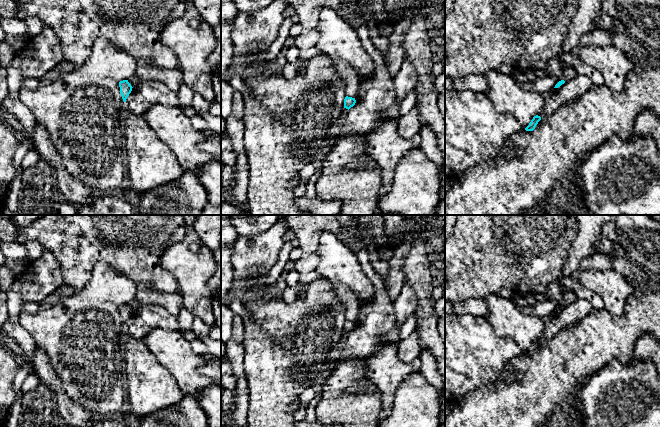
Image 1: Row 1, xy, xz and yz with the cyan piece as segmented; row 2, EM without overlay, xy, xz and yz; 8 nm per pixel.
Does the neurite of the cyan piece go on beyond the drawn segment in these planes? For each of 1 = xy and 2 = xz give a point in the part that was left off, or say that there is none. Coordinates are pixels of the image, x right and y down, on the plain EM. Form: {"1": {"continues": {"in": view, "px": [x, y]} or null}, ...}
{"1": {"continues": null}, "2": {"continues": null}}

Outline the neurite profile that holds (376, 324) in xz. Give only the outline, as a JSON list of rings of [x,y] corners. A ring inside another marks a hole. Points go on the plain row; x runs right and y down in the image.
[[[358,237],[350,249],[357,257],[362,270],[373,284],[374,296],[360,307],[356,327],[348,334],[338,362],[347,355],[365,358],[382,343],[394,343],[398,348],[400,327],[393,314],[393,301],[388,296],[381,276],[374,270],[370,261],[370,251],[364,248],[364,242]]]

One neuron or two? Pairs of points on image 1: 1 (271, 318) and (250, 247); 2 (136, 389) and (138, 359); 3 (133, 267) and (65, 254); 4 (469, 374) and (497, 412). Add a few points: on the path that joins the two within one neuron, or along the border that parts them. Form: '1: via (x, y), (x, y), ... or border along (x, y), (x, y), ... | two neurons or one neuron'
1: border along (255, 283), (247, 286), (239, 294) | two neurons
2: via (136, 382), (133, 374), (138, 369), (138, 366) | one neuron
3: via (116, 250), (82, 250) | one neuron
4: border along (500, 376), (496, 382), (482, 385), (458, 398) | two neurons

